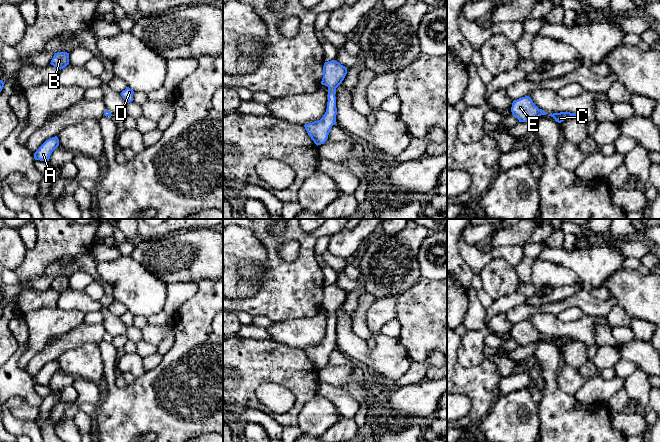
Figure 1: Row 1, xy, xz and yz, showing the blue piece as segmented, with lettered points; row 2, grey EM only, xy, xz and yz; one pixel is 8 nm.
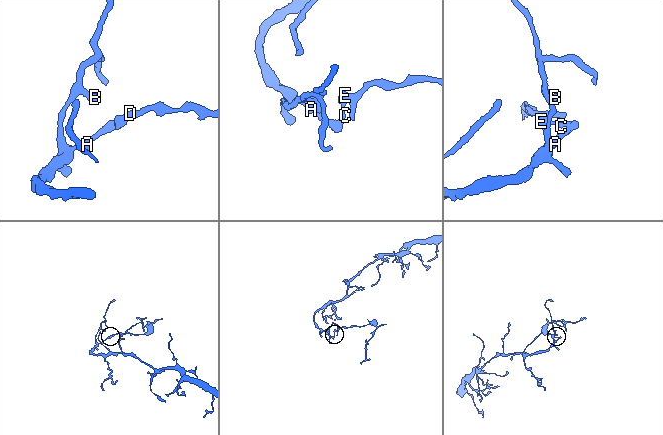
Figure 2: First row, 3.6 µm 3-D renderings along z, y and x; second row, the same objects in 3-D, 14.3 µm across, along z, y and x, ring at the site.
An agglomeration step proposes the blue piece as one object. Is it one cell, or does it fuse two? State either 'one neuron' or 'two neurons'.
one neuron

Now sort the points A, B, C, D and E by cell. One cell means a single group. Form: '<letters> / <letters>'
A B C D E

